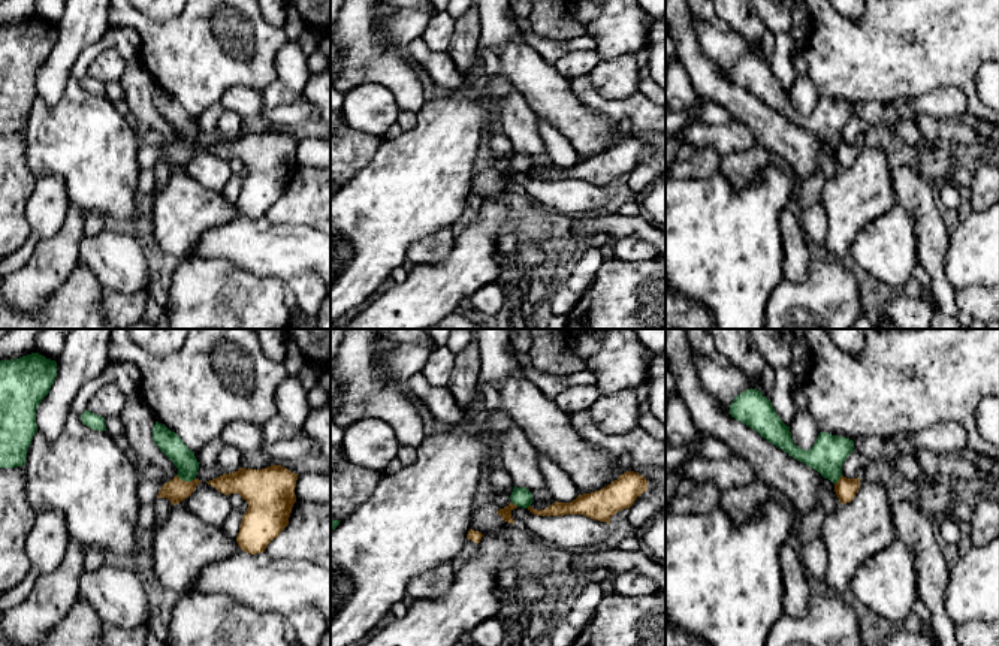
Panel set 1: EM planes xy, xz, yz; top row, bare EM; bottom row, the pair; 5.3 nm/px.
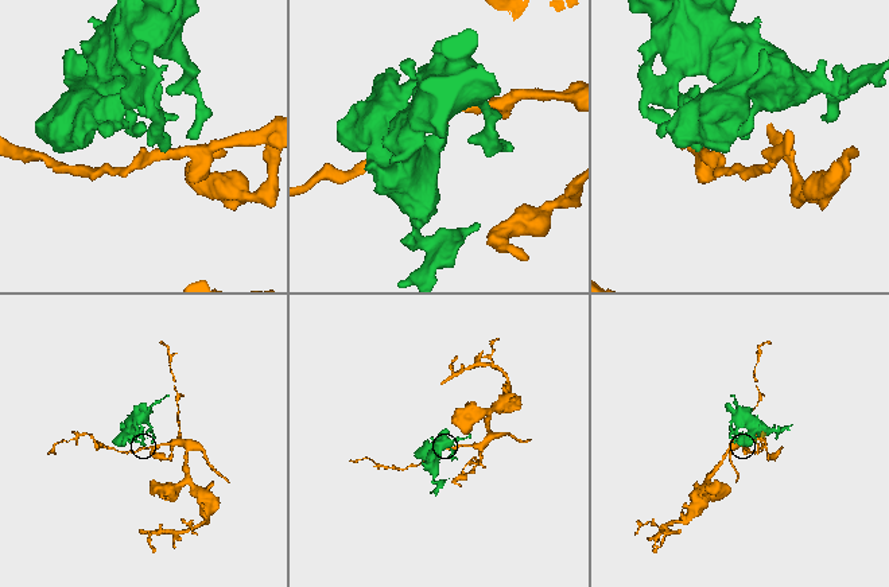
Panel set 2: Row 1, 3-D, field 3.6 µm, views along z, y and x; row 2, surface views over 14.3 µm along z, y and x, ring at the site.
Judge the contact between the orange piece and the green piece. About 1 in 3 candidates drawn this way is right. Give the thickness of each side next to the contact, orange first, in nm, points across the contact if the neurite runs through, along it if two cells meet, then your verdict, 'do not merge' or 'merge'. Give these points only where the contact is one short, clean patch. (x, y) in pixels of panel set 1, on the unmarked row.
120 nm thick on the orange side, 120 nm on the other; border along xy (177, 139), (184, 145), (195, 144); do not merge

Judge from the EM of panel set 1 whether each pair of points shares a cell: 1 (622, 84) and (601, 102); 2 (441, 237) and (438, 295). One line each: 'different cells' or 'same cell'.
1: different cells
2: different cells

